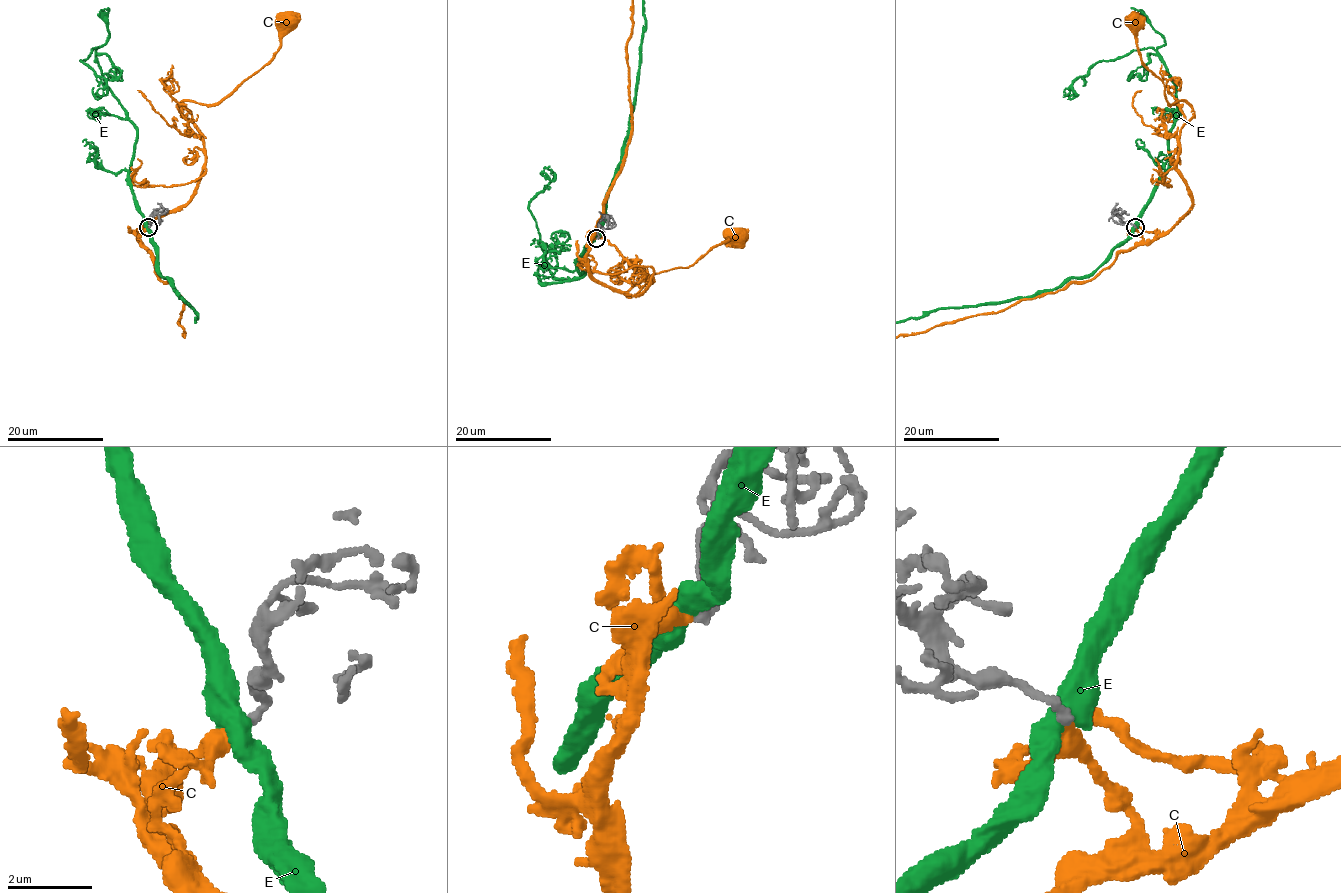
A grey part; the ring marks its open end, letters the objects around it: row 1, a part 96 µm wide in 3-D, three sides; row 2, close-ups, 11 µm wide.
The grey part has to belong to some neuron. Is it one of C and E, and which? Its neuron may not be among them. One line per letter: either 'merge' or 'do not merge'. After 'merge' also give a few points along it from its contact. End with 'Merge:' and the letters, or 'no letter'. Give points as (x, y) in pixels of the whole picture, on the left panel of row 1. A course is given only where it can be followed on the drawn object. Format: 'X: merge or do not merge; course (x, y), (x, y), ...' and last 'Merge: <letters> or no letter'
C: merge; course (148, 227), (138, 239), (187, 203), (203, 168), (184, 101), (222, 101), (273, 57), (286, 21)
E: do not merge
Merge: C

